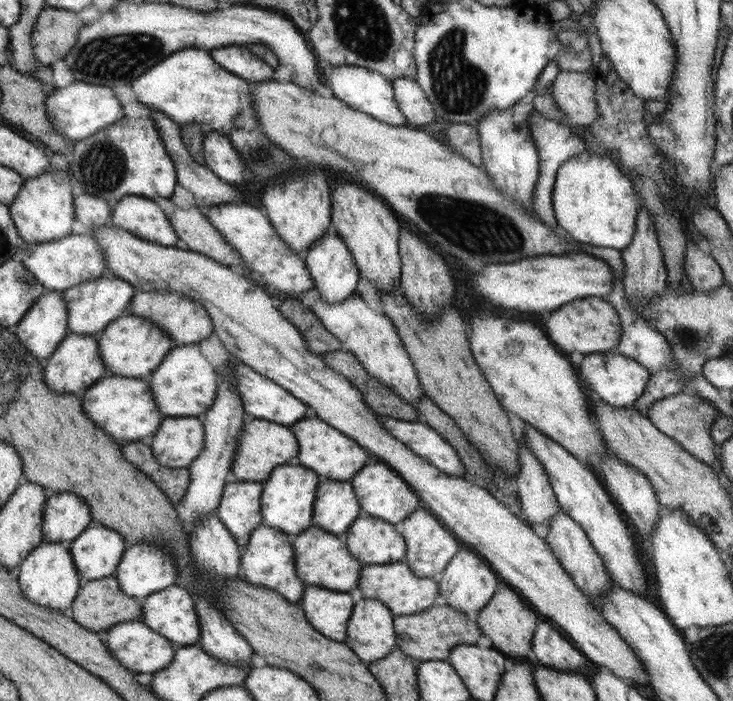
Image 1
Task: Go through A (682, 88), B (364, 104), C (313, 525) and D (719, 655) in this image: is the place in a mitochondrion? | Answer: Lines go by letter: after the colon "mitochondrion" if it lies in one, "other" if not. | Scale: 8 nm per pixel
A: other
B: other
C: other
D: mitochondrion

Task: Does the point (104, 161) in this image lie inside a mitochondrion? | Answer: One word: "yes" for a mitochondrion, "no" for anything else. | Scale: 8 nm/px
yes

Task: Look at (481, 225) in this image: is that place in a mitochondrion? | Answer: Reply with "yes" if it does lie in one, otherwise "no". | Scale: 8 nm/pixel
yes

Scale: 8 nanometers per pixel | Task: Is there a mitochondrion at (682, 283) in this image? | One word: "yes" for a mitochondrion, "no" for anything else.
no

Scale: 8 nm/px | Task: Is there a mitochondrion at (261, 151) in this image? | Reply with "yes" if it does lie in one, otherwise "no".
yes

